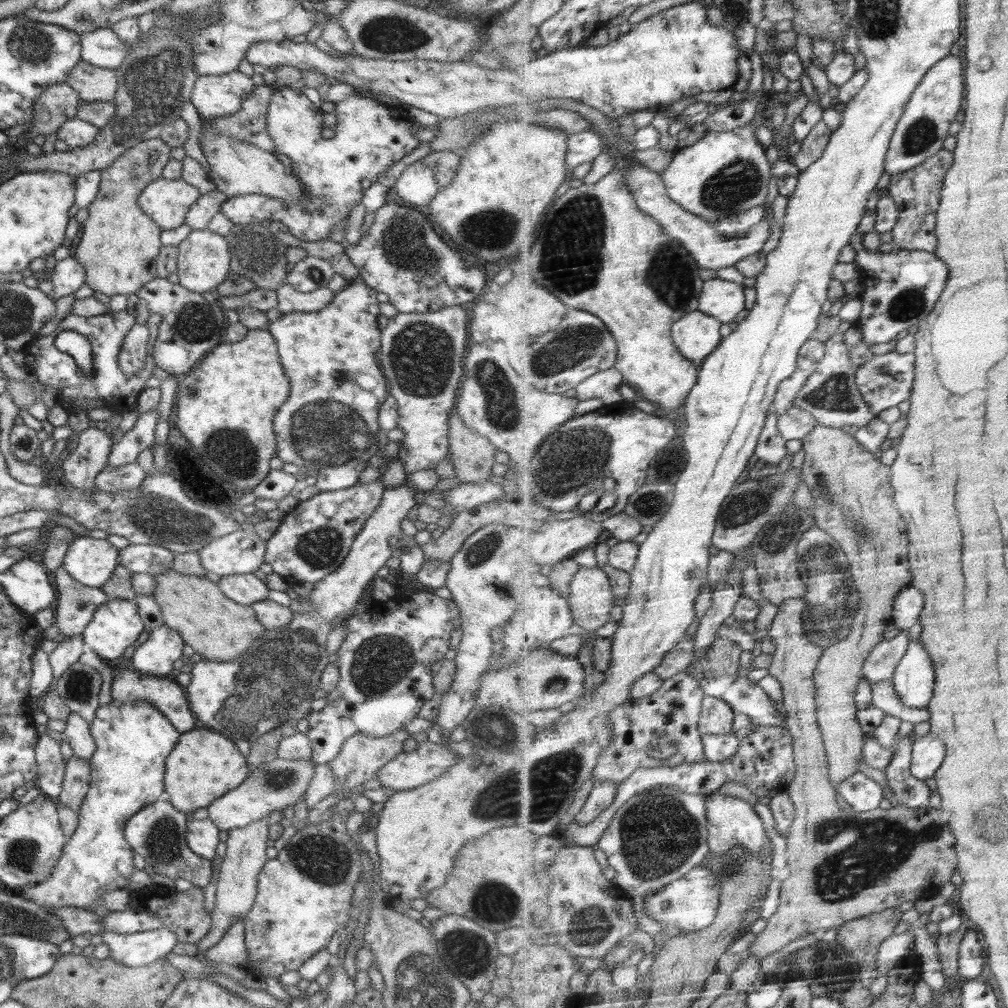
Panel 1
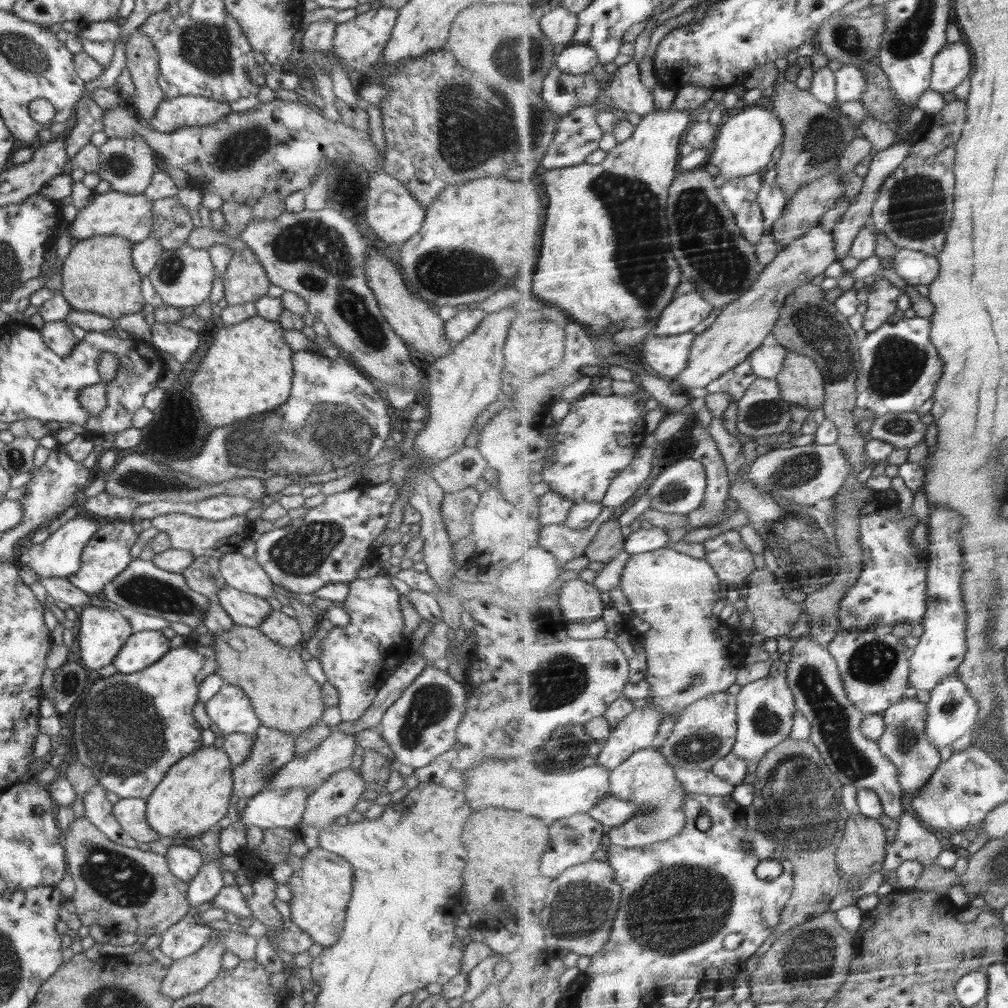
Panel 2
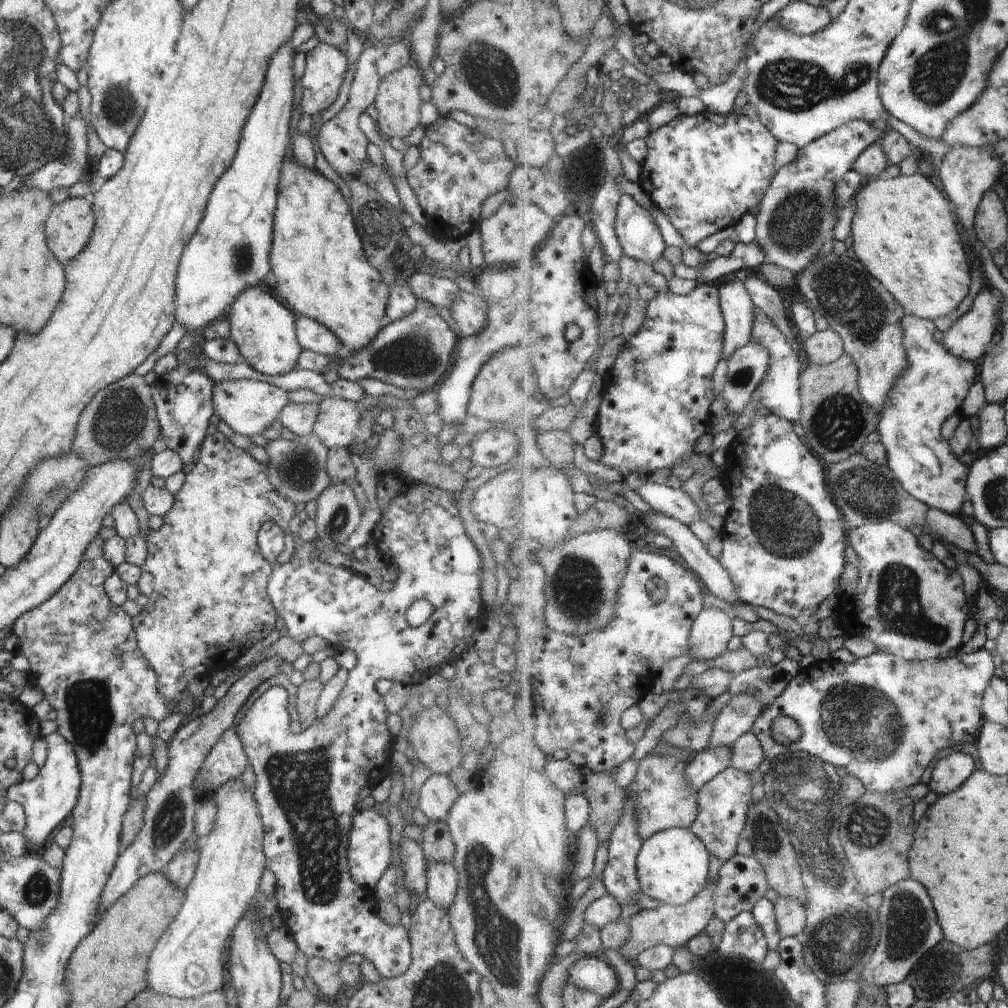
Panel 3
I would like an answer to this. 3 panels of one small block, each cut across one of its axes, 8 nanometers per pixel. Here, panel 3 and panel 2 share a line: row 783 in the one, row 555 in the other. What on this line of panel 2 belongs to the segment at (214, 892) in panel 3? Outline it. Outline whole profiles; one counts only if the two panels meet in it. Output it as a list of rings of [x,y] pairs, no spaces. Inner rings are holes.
[[[234,552],[224,554],[218,560],[222,578],[228,586],[266,599],[275,596],[276,586],[266,571],[252,558]]]

